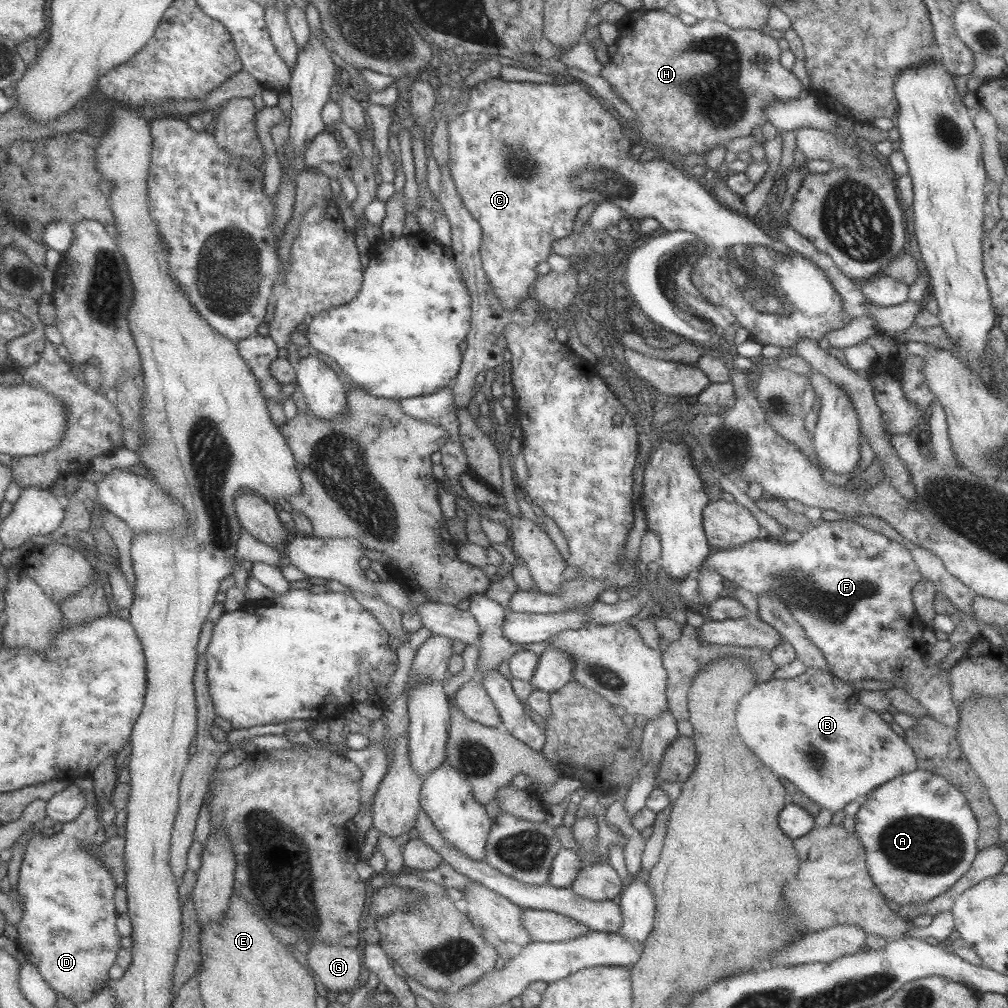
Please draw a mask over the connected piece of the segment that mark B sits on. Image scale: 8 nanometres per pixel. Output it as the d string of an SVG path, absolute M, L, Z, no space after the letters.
M806 668L805 671L793 678L777 679L771 678L768 682L755 685L752 690L745 694L735 707L735 725L739 737L742 738L745 746L749 750L753 750L753 754L773 770L773 774L777 774L779 778L787 778L793 786L797 788L815 804L819 804L820 808L825 808L829 812L837 812L841 810L845 804L851 800L860 800L867 793L875 790L881 784L885 784L888 780L899 776L900 774L907 774L913 770L918 769L916 764L916 757L911 751L911 748L903 740L903 737L897 736L895 732L891 731L888 724L879 718L879 713L871 711L869 708L862 706L858 702L858 690L851 686L851 684L833 676L830 670L819 670L819 668Z

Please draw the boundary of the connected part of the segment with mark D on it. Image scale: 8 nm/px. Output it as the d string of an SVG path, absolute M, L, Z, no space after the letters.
M91 776L75 777L72 784L77 784L87 799L83 810L71 822L62 823L61 830L49 838L41 838L39 829L30 833L30 825L23 833L28 832L30 838L25 844L22 862L18 872L18 896L24 909L21 910L20 921L15 924L18 936L14 939L19 950L23 951L27 961L39 972L42 979L56 992L76 1005L89 1000L97 994L109 980L108 970L115 964L117 951L120 949L121 936L115 929L117 913L113 906L113 890L117 888L111 871L97 861L83 844L101 844L105 838L105 829L100 822L100 812L95 806L93 781Z

